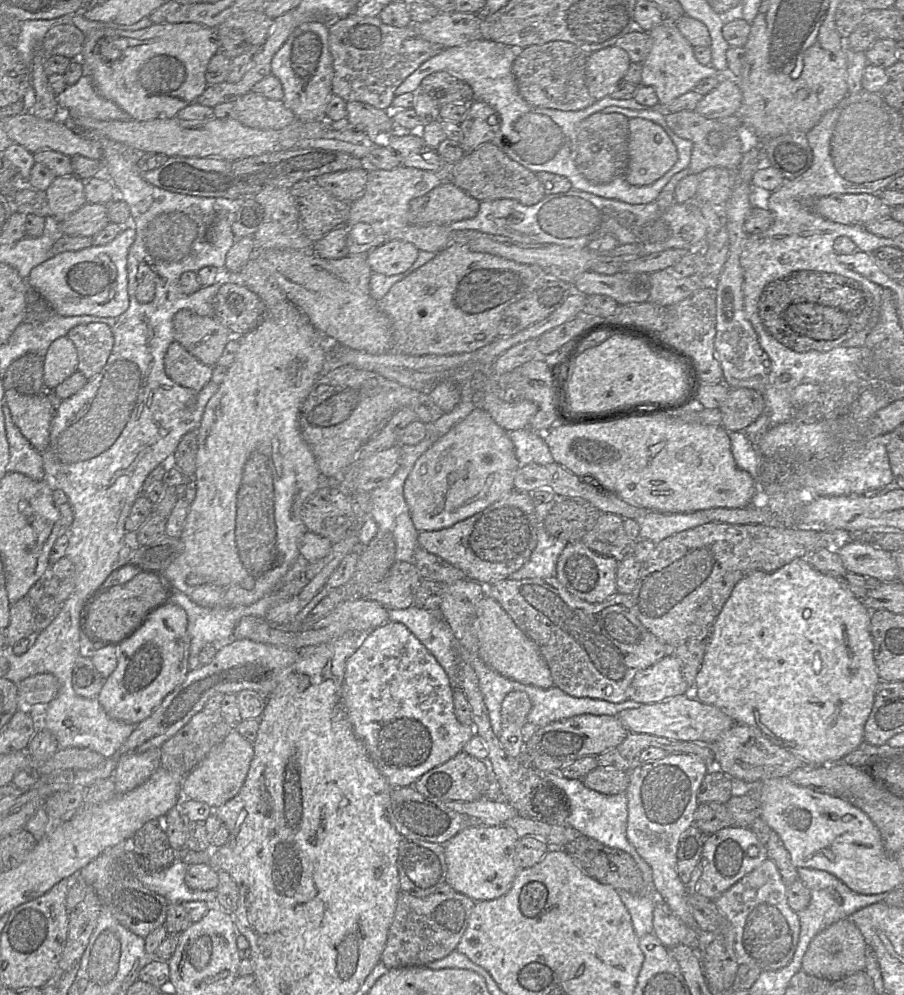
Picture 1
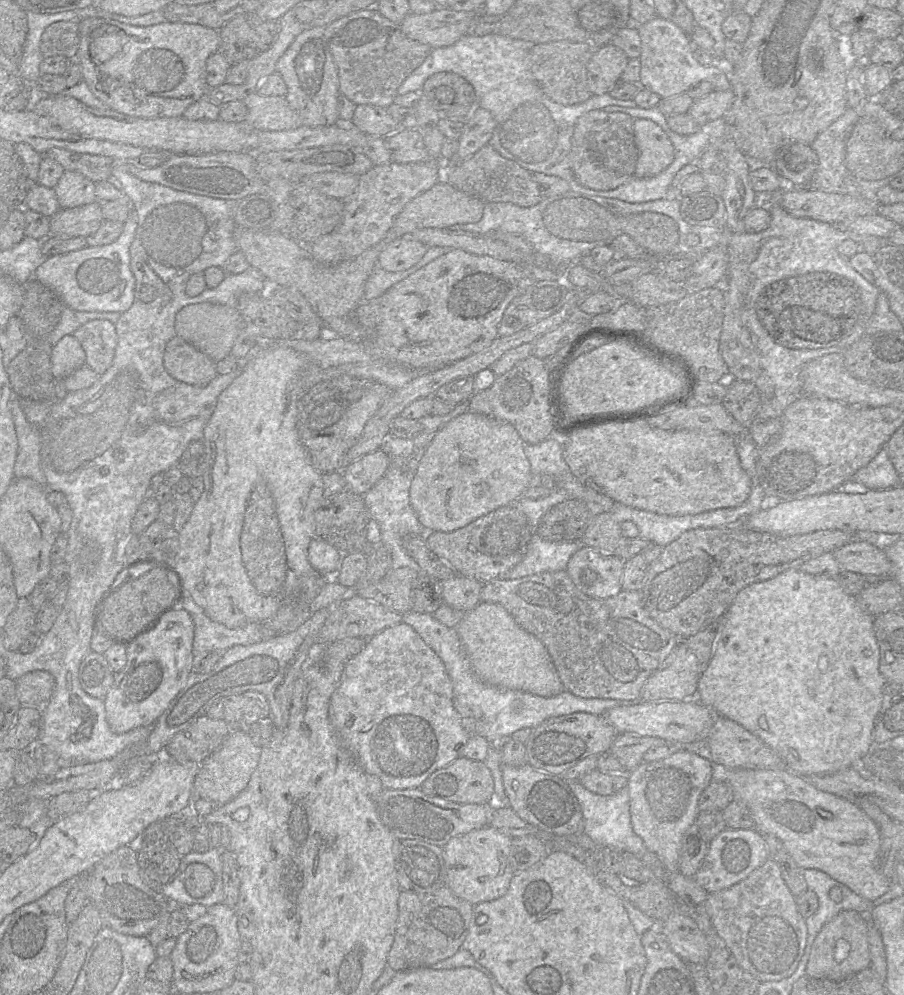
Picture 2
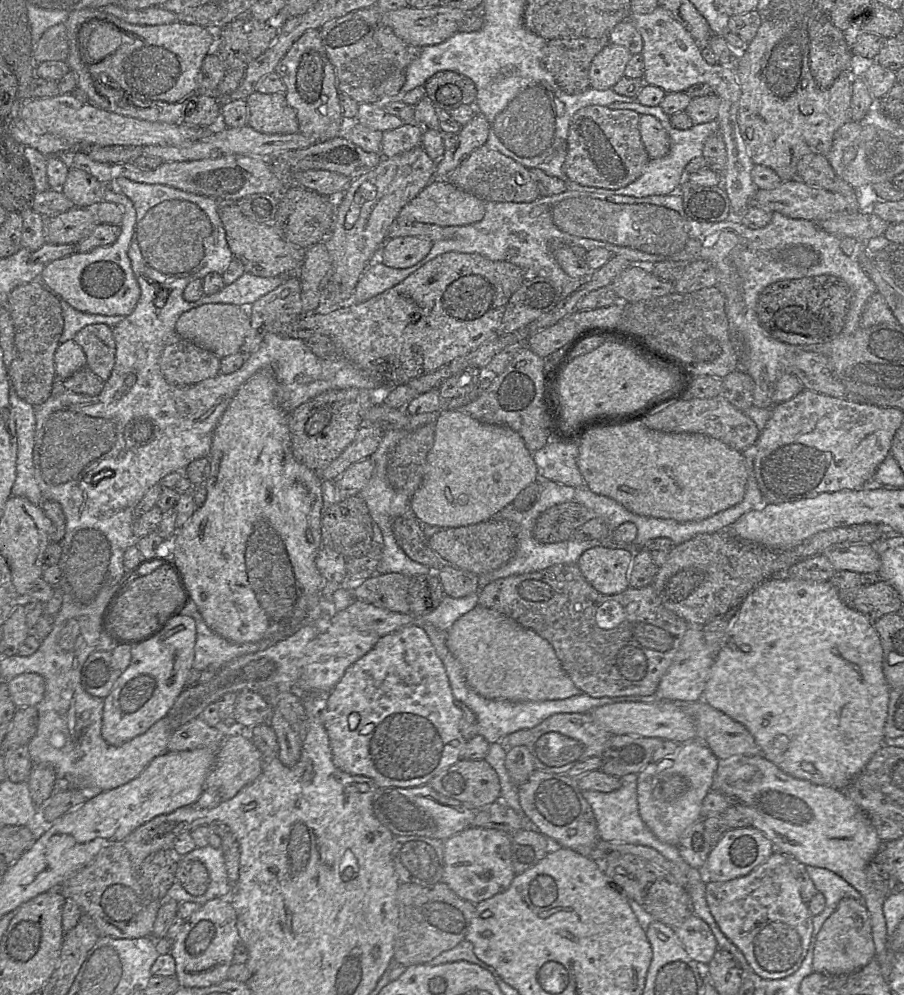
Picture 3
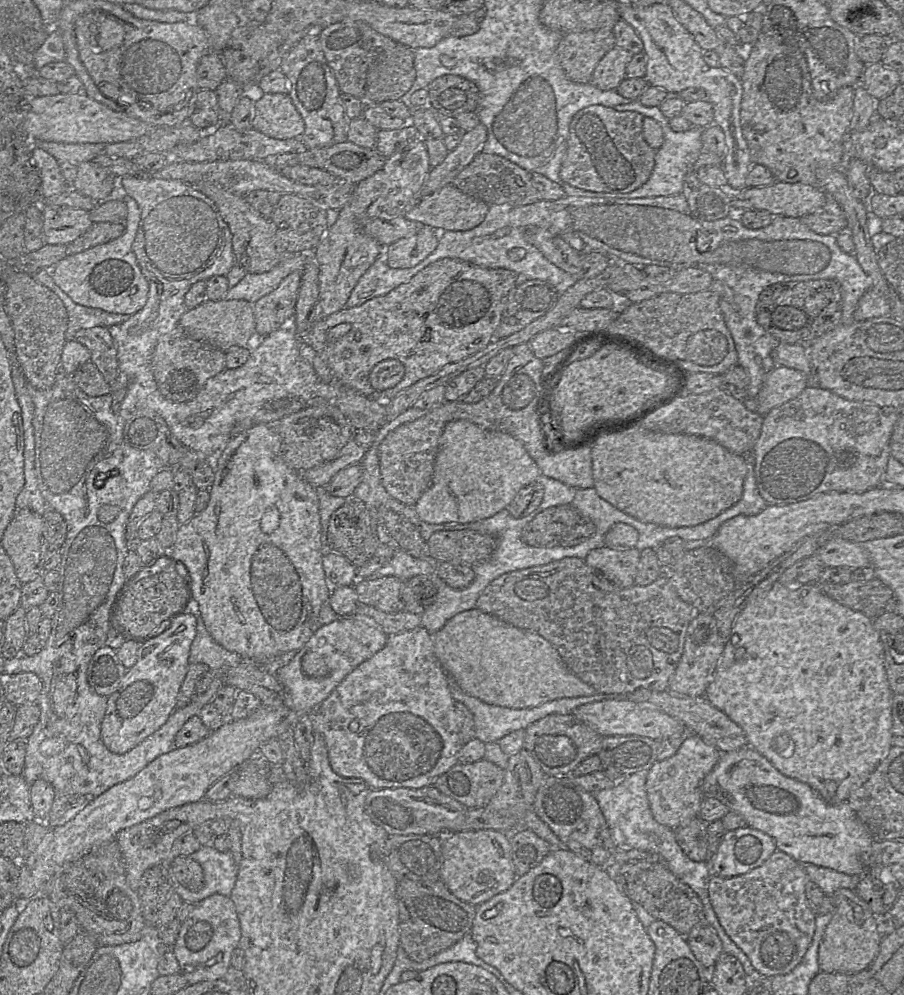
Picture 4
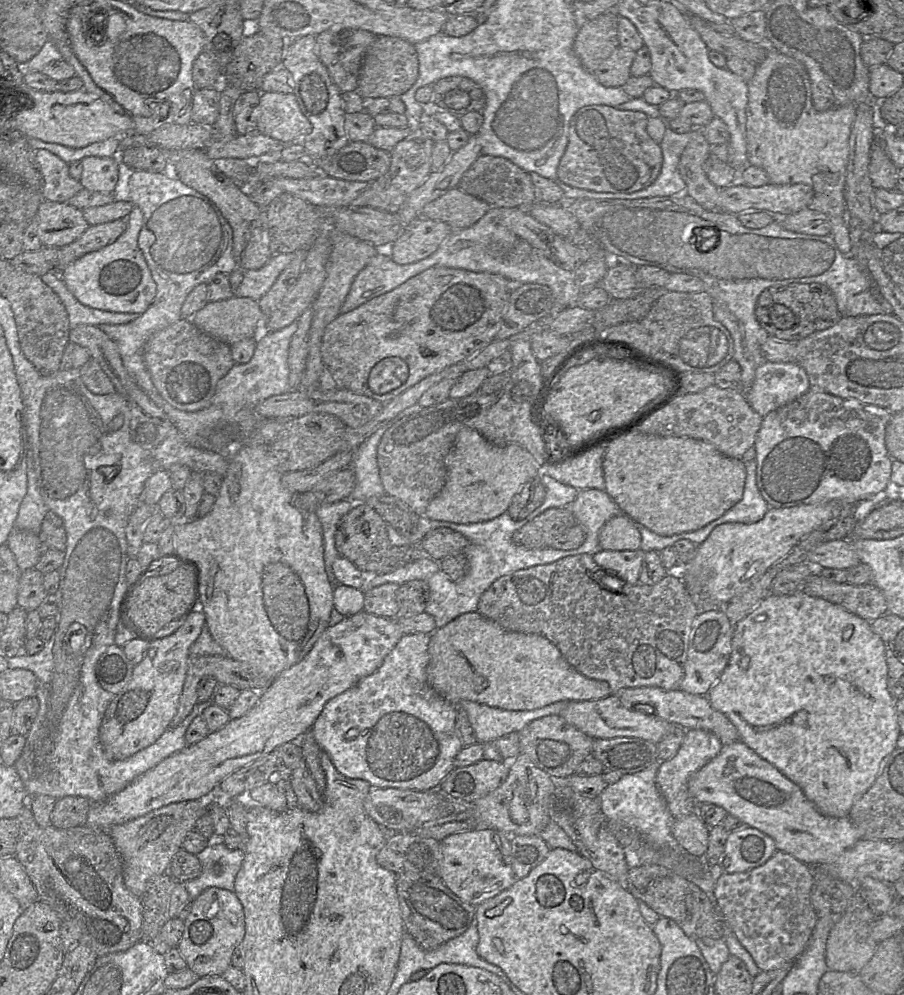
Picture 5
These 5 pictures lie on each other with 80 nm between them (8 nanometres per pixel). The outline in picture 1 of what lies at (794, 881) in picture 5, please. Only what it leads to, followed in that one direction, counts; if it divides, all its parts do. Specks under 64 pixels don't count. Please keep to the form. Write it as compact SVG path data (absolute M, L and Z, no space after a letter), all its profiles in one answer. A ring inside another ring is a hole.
M766 859L714 903L724 917L724 935L720 938L739 965L755 964L762 971L776 971L791 962L799 941L800 921L788 904L787 885L772 860Z

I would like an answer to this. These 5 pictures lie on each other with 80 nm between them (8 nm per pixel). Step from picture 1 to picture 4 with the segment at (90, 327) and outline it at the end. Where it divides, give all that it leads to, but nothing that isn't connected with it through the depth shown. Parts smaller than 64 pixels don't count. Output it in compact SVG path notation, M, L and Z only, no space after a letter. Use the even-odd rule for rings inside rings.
M107 327L80 329L73 340L83 344L90 351L90 361L96 365L106 382L112 383L117 378L117 349Z

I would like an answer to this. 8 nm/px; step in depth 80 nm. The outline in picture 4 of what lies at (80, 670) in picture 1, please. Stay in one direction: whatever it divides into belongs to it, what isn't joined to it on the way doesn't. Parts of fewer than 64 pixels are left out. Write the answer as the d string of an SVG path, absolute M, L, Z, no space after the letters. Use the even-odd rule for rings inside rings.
M104 646L95 652L88 664L87 682L95 693L108 697L119 688L126 671L117 650Z

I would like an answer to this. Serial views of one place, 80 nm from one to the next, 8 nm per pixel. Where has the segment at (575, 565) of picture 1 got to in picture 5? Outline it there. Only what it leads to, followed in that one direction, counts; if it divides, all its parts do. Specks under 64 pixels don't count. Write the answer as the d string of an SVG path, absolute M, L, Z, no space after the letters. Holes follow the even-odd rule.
M641 549L627 551L602 550L592 555L595 563L608 570L617 572L614 581L624 587L624 584L635 585L639 583L639 575L645 552Z

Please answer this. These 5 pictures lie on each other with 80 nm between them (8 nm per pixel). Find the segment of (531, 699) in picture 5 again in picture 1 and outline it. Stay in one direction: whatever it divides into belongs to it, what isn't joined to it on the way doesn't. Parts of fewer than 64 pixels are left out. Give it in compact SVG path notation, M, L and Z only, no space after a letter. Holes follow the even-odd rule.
M484 596L477 605L474 630L477 633L478 657L501 676L521 684L543 689L554 686L549 667L535 642L528 638L513 622L500 604Z

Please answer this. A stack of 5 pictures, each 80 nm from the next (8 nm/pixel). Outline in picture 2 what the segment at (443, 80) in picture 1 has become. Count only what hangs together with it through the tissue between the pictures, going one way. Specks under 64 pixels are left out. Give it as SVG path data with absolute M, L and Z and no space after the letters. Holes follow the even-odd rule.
M453 72L431 75L421 88L421 96L431 102L440 114L456 105L475 105L475 90L463 77Z

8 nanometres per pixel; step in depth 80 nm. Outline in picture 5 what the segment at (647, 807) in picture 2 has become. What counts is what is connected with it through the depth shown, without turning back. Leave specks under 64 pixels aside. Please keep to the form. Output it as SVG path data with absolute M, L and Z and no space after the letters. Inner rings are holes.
M689 729L686 730L677 754L671 759L661 762L656 775L656 785L667 804L668 810L675 819L697 812L698 804L688 792L689 778L716 757L721 751L722 745L719 738L711 732Z

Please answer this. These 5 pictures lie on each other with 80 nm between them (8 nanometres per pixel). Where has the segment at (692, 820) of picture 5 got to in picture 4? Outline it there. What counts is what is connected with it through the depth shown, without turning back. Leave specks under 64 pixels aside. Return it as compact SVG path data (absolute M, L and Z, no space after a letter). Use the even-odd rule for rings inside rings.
M699 817L680 826L675 831L675 838L685 853L693 861L705 862L708 850L707 824Z

